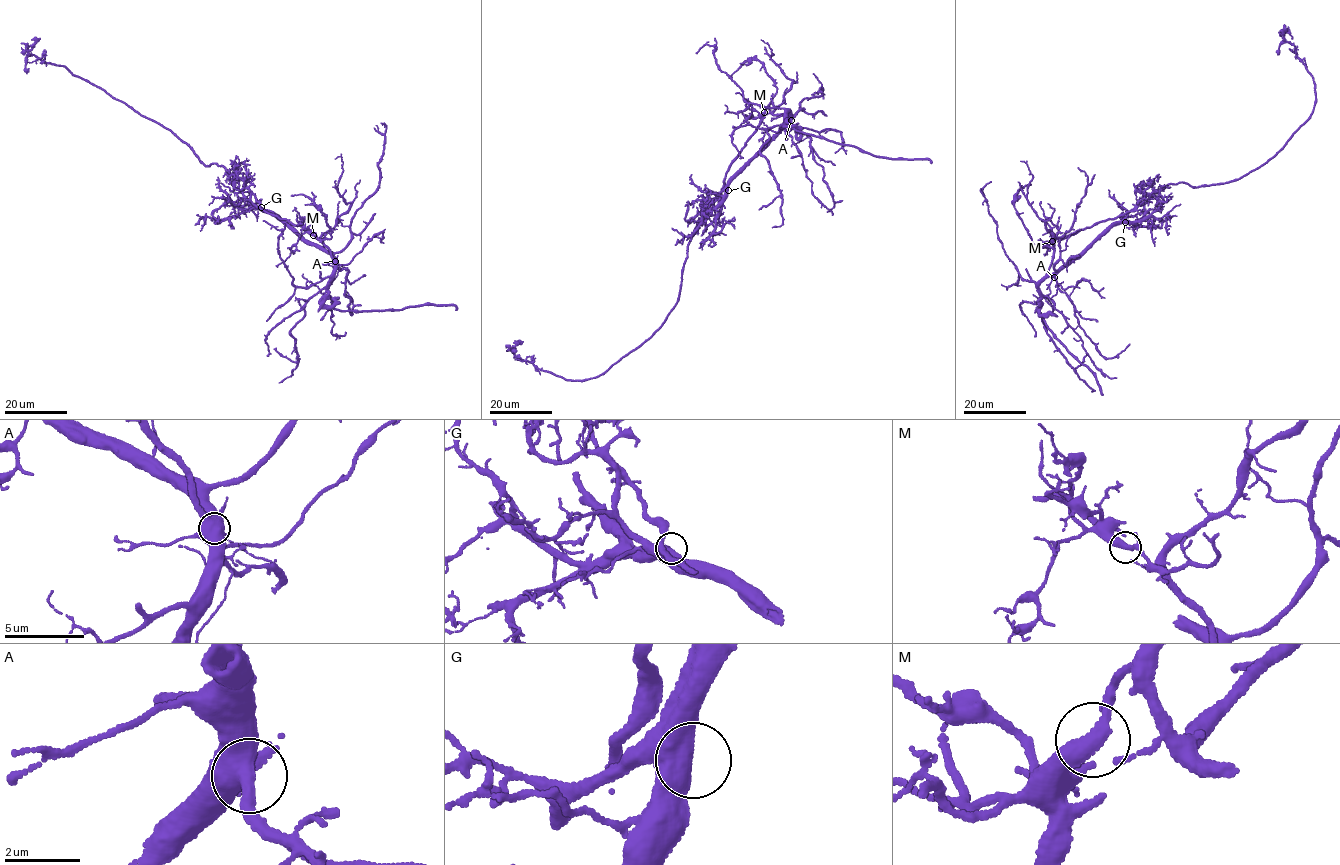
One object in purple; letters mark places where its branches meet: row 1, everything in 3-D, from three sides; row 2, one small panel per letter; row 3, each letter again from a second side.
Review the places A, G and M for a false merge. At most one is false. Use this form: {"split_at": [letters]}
{"split_at": ["M"]}

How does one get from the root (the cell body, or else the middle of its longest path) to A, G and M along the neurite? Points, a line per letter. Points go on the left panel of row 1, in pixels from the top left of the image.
A: (243, 179), (256, 206), (274, 215), (302, 240), (324, 249), (335, 261)
G: (243, 179), (250, 192), (251, 201), (261, 207)
M: (243, 179), (263, 211), (302, 227), (313, 235)

